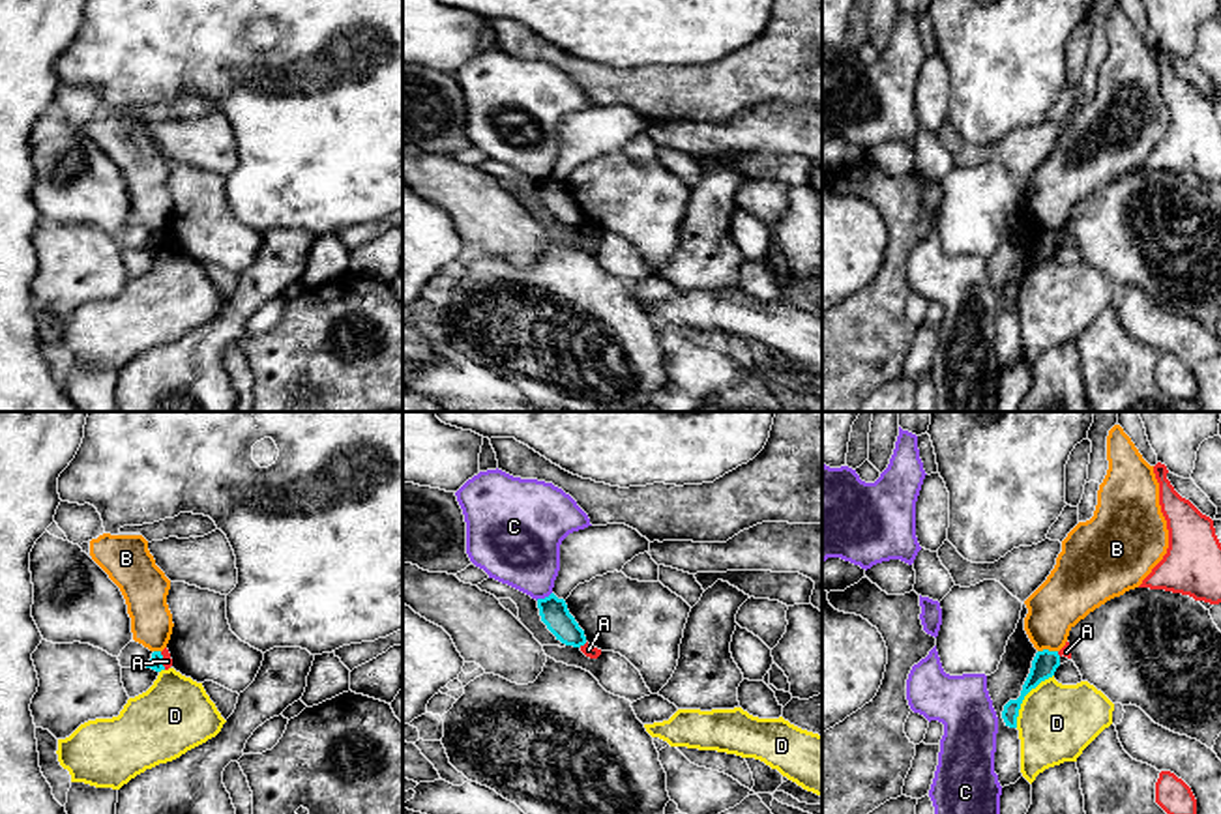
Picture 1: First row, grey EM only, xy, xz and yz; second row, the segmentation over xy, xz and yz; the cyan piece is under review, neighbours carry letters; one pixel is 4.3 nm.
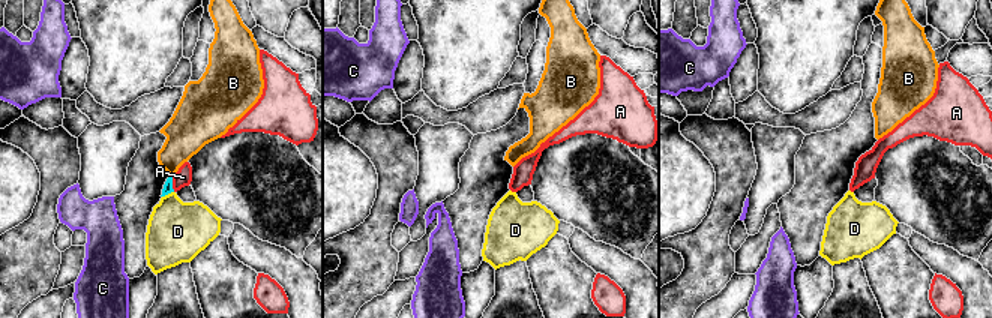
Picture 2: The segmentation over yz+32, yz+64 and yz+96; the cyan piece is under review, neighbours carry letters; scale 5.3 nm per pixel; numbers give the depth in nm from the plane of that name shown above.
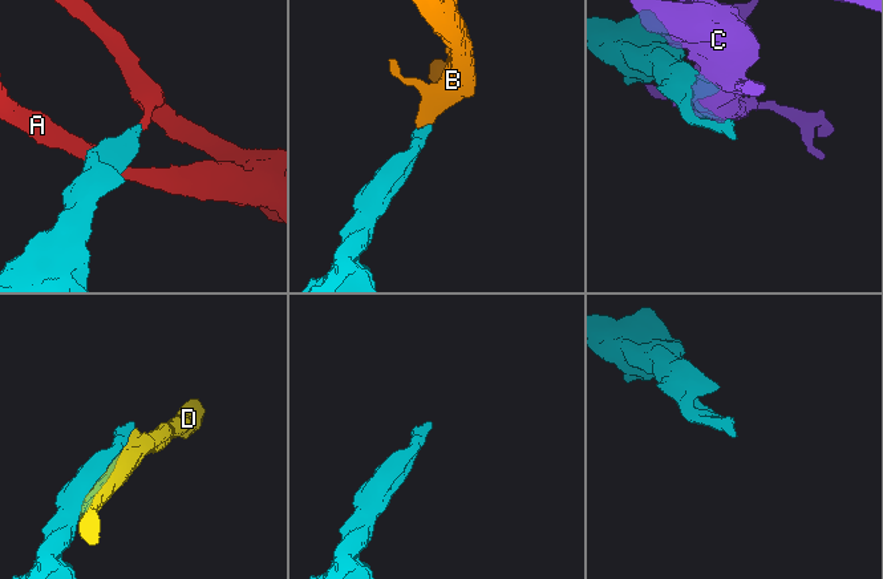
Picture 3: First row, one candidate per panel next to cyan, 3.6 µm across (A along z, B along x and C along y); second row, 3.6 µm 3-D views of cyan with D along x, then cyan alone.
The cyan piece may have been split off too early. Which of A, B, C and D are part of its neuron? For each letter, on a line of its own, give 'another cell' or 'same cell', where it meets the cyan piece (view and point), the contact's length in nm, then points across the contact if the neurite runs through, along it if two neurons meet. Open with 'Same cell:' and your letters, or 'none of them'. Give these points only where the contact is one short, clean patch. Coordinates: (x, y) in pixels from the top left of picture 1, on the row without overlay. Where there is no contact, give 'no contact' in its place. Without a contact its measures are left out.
Same cell: none of them
A: another cell; meets cyan in xz at (583, 225); contact 40 nm long; border along xz (587, 223), (579, 227)
B: another cell; meets cyan in yz at (1047, 231); contact 90 nm long; border along yz (1057, 231), (1038, 232)
C: another cell; meets cyan in xz at (545, 178); contact 80 nm long
D: another cell; meets cyan in yz at (1023, 279); contact 280 nm long

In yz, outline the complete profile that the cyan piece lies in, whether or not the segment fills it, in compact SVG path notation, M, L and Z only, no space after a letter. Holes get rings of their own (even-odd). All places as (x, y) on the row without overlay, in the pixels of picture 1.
M1043 230L1043 232L1036 234L1030 254L1022 266L1021 277L1017 281L1009 281L1004 286L1002 299L1004 299L1006 307L1017 309L1017 298L1019 298L1019 290L1021 290L1024 277L1032 269L1036 269L1041 262L1052 258L1058 247L1060 247L1058 232Z

